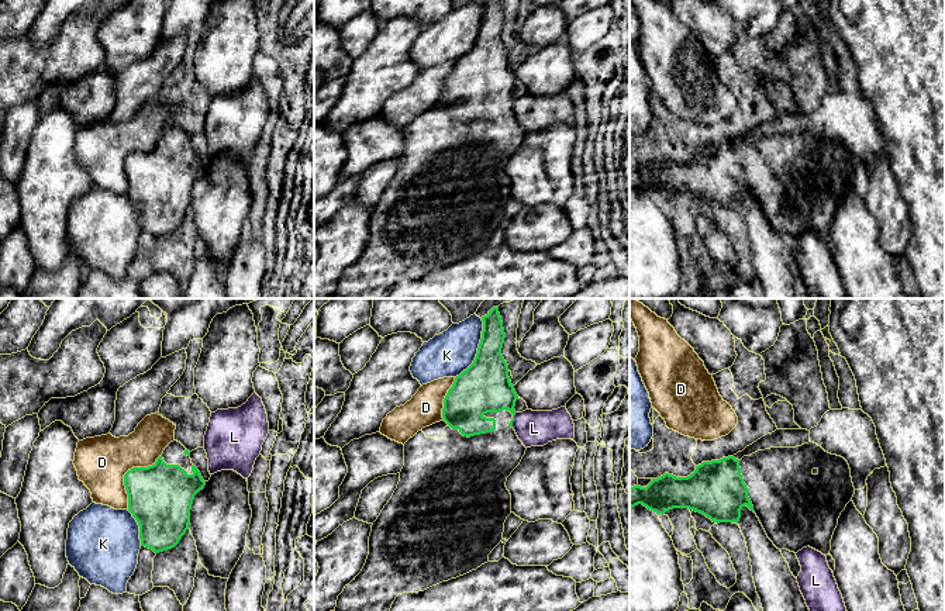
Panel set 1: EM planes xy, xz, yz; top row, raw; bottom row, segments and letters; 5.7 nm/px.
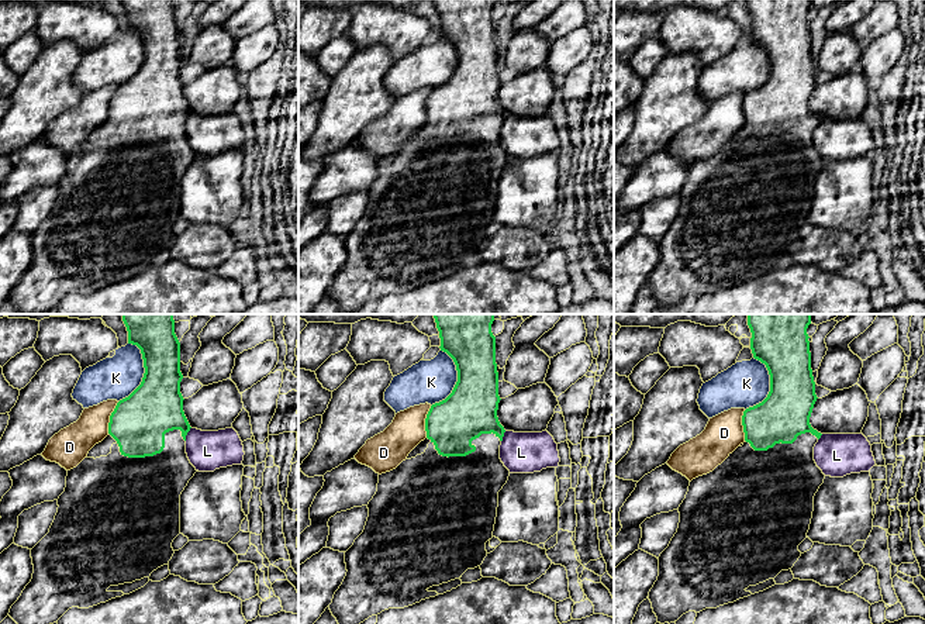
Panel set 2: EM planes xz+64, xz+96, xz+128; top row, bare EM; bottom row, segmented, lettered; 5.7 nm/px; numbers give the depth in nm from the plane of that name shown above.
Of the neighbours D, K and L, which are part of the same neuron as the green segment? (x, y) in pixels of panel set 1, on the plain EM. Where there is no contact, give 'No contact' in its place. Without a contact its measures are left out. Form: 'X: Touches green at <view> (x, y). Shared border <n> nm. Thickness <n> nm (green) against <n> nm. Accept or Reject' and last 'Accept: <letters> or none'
D: Touches green at xy (126, 158). Shared border 380 nm. Thickness 360 nm (green) against 300 nm. Reject
K: Touches green at xz (478, 34). Shared border 380 nm. Thickness 300 nm (green) against 260 nm. Reject
L: Touches green at xz (513, 104). Shared border 90 nm. Thickness 300 nm (green) against 200 nm. Reject
Accept: none

